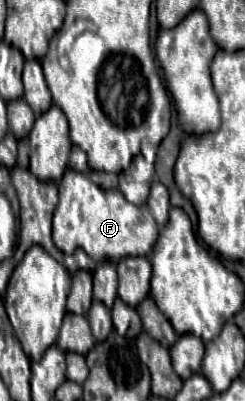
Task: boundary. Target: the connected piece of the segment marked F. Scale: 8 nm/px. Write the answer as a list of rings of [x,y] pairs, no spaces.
[[[67,169],[63,179],[59,181],[59,205],[53,213],[53,243],[65,253],[65,255],[71,255],[77,247],[81,247],[91,259],[95,261],[109,261],[109,263],[117,263],[119,259],[123,257],[129,257],[129,255],[149,255],[151,249],[153,249],[153,243],[157,241],[157,235],[159,235],[159,227],[149,211],[147,205],[133,205],[129,203],[121,191],[105,191],[101,187],[97,187],[87,175],[79,173],[79,171],[73,171],[73,169]]]

